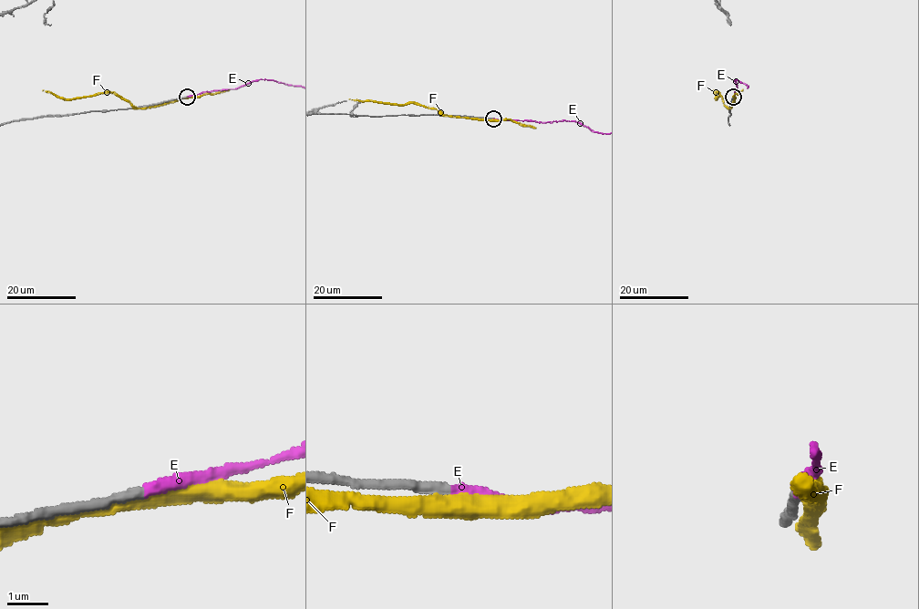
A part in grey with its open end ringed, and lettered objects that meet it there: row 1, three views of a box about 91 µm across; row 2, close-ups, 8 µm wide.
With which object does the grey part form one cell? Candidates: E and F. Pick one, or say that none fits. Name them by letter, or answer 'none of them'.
E

